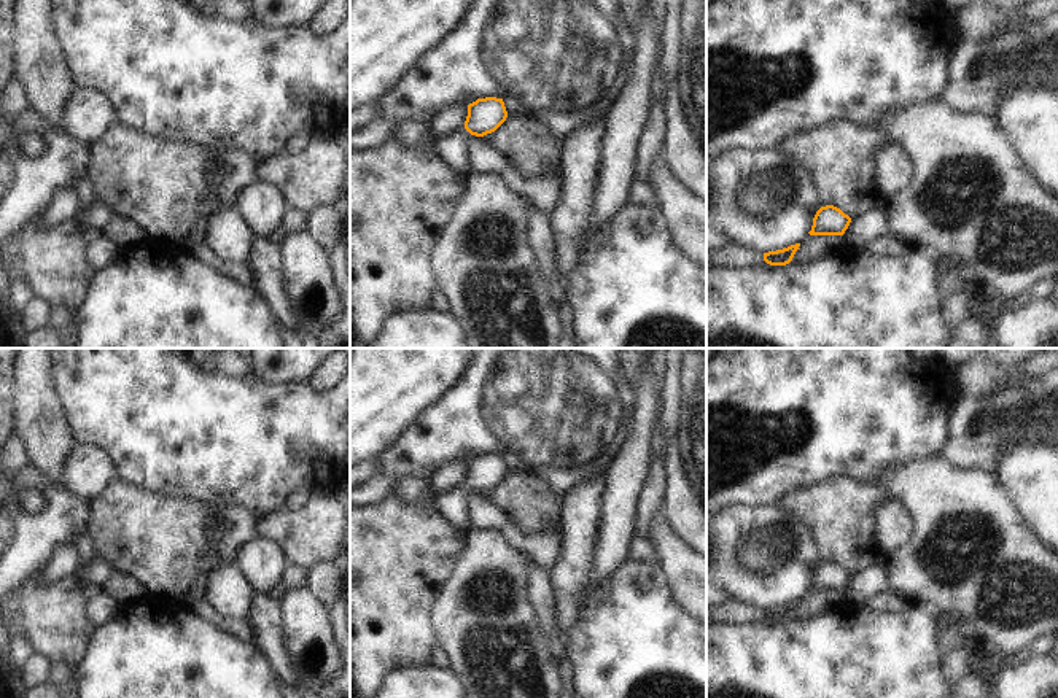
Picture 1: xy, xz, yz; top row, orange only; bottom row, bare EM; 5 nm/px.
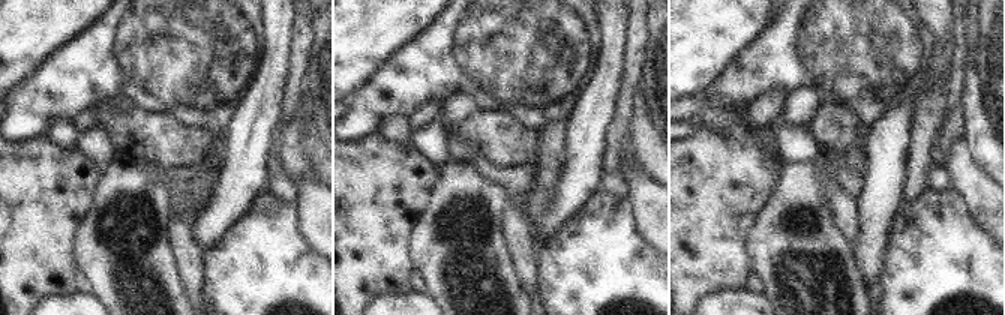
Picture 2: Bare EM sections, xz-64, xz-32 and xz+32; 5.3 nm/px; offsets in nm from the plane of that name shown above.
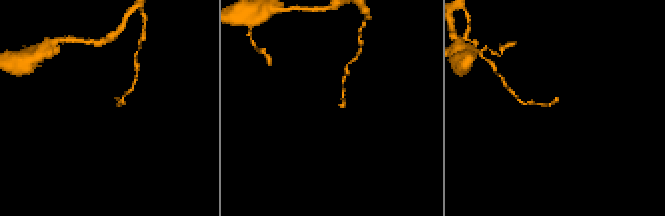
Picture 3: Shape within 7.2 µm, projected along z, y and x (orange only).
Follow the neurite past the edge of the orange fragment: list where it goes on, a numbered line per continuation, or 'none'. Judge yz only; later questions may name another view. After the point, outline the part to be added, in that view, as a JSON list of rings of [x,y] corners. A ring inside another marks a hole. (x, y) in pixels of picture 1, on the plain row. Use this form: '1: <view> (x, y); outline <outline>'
none

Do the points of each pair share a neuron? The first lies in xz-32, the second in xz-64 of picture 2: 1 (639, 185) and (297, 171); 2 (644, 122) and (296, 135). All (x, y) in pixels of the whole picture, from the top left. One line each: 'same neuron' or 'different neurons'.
1: different neurons
2: different neurons

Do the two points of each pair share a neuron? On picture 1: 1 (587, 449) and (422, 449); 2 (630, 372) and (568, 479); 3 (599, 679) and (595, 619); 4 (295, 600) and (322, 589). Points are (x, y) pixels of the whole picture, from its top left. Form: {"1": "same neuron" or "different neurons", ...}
{"1": "same neuron", "2": "different neurons", "3": "same neuron", "4": "different neurons"}

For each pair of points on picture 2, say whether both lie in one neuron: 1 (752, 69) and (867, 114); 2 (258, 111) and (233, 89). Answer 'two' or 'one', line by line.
1: one
2: two

